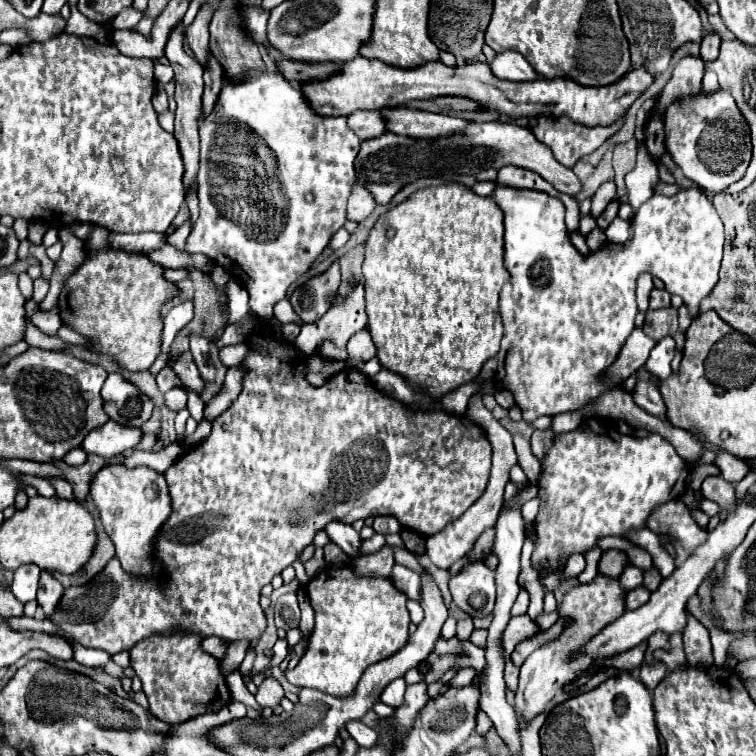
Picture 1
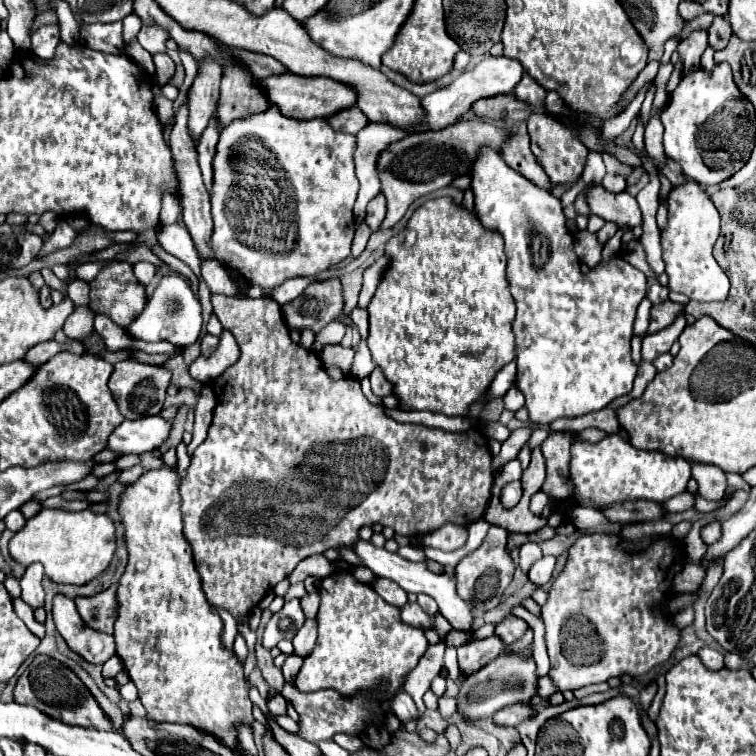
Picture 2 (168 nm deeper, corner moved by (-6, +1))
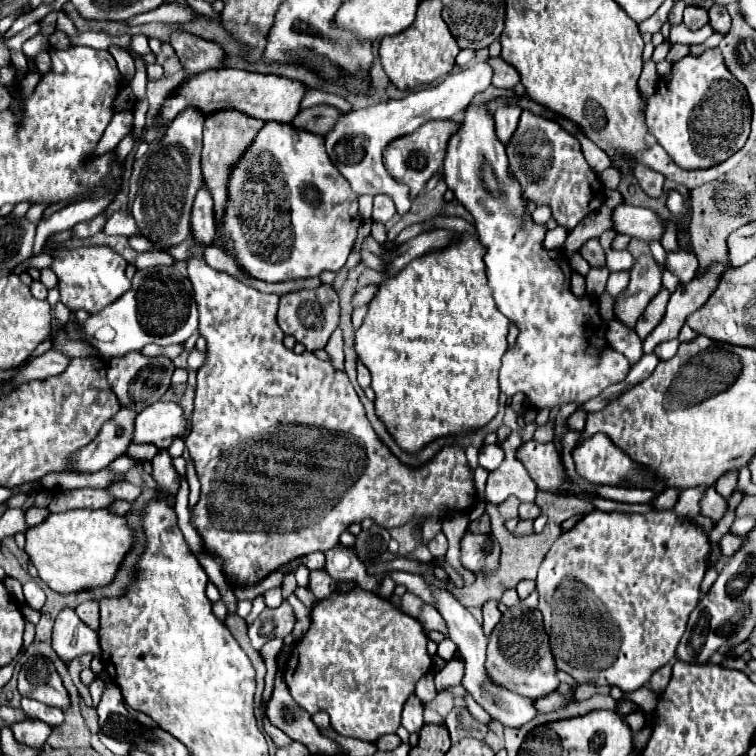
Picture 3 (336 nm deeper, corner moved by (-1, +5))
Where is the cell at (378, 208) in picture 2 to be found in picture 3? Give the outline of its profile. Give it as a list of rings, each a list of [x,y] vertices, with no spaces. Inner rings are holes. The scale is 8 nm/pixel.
[[[377,195],[375,203],[373,203],[373,219],[387,223],[391,217],[395,215],[395,205],[393,199],[387,195]]]

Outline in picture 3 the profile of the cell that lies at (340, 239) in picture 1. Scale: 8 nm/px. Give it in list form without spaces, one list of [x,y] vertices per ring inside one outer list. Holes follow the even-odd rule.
[[[477,63],[471,69],[451,73],[447,75],[439,85],[433,85],[431,89],[409,93],[401,101],[387,101],[379,105],[371,105],[365,109],[355,109],[349,113],[343,113],[333,129],[325,133],[325,149],[333,165],[339,169],[339,173],[349,181],[351,189],[359,193],[385,193],[393,199],[397,213],[404,215],[410,208],[412,201],[408,186],[395,181],[383,167],[381,153],[383,149],[397,137],[403,137],[407,133],[413,133],[421,125],[425,125],[431,119],[451,119],[459,111],[463,111],[477,93],[485,91],[491,85],[493,71],[487,63]]]

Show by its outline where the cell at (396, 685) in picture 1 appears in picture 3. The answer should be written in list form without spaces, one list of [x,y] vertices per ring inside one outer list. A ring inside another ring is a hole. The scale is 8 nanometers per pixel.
[[[409,697],[409,701],[405,703],[401,725],[409,733],[417,733],[425,725],[425,721],[423,721],[423,703],[417,697]]]

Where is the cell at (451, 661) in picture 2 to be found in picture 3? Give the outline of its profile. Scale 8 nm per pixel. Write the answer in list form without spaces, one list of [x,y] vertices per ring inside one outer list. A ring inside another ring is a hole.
[[[467,695],[465,697],[465,703],[467,703],[467,709],[469,709],[469,713],[477,719],[477,721],[481,721],[481,723],[485,723],[485,725],[489,725],[491,721],[493,721],[493,717],[485,711],[485,709],[481,709],[475,701],[473,701],[473,697],[471,695]]]

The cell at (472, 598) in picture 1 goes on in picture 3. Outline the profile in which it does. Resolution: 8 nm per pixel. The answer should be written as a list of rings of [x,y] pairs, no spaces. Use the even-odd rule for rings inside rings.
[[[465,533],[461,539],[461,563],[473,573],[495,569],[499,561],[499,547],[491,535]]]

